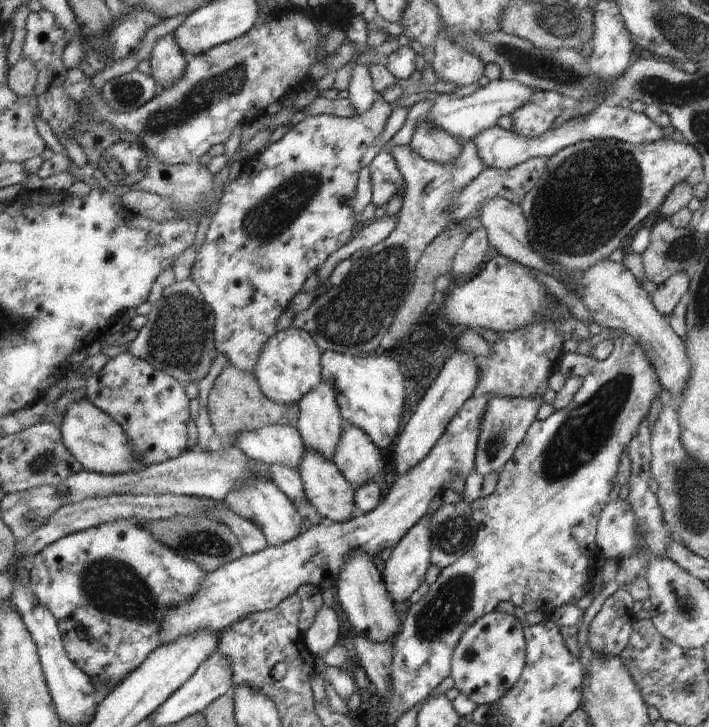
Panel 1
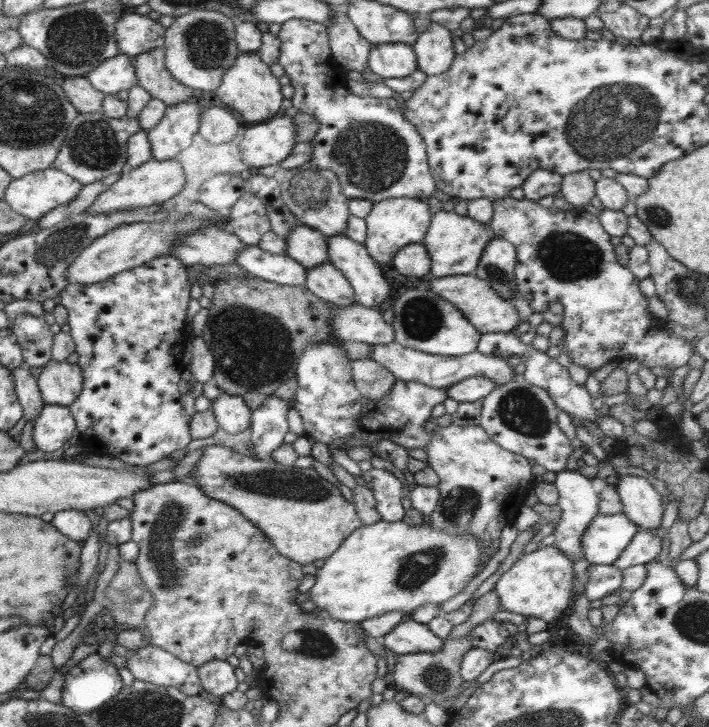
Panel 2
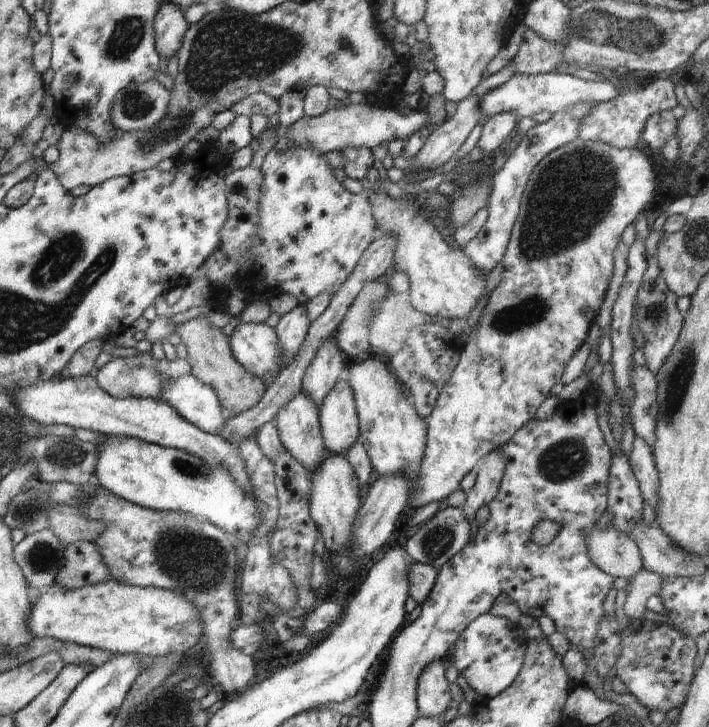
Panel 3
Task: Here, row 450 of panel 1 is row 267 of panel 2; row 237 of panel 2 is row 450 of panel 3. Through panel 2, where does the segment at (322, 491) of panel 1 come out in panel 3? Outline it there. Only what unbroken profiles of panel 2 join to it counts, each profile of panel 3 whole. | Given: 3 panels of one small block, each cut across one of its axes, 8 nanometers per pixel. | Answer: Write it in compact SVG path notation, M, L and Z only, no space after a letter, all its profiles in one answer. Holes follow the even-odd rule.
M300 392L290 403L286 403L279 409L275 419L277 432L282 442L283 448L304 467L313 472L326 459L326 448L323 444L321 425L319 422L319 410L315 403Z

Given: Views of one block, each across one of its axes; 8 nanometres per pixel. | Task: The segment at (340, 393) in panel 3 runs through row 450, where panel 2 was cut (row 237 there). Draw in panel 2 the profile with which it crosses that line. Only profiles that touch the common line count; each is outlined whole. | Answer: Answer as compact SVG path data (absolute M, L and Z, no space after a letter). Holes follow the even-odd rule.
M344 234L330 236L326 242L328 262L350 282L355 302L362 306L379 308L391 291L381 266L372 260L361 243Z

